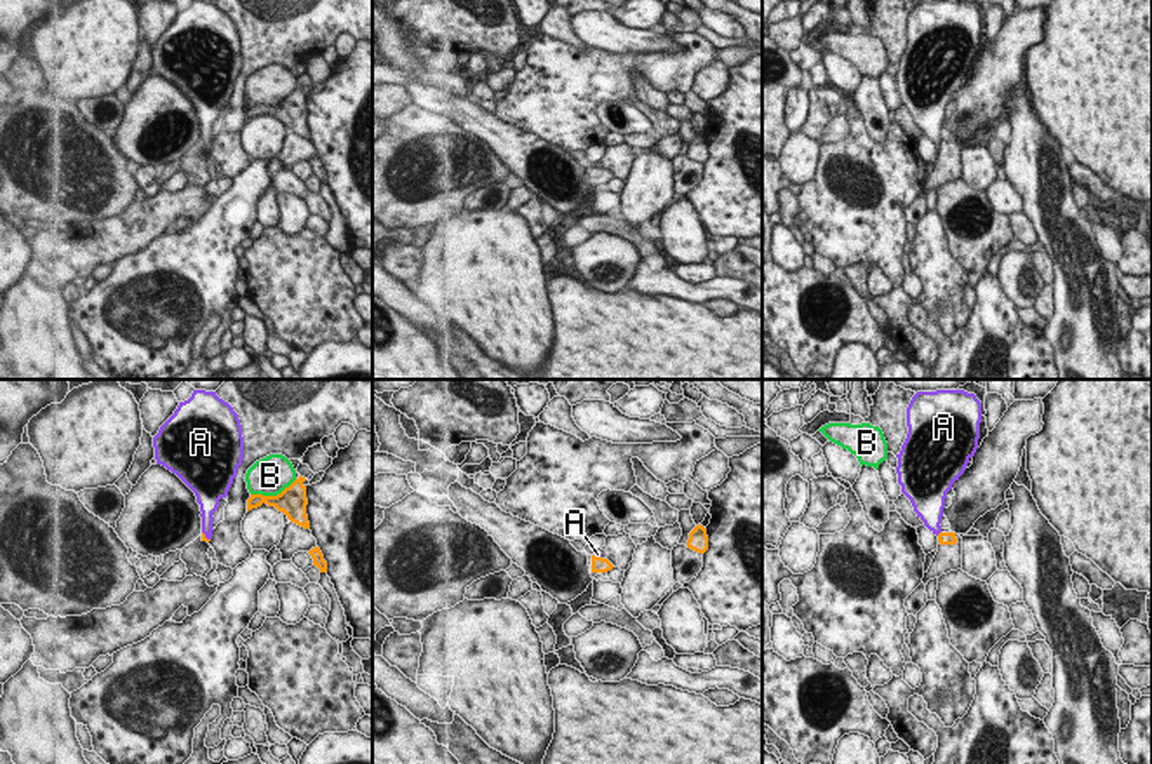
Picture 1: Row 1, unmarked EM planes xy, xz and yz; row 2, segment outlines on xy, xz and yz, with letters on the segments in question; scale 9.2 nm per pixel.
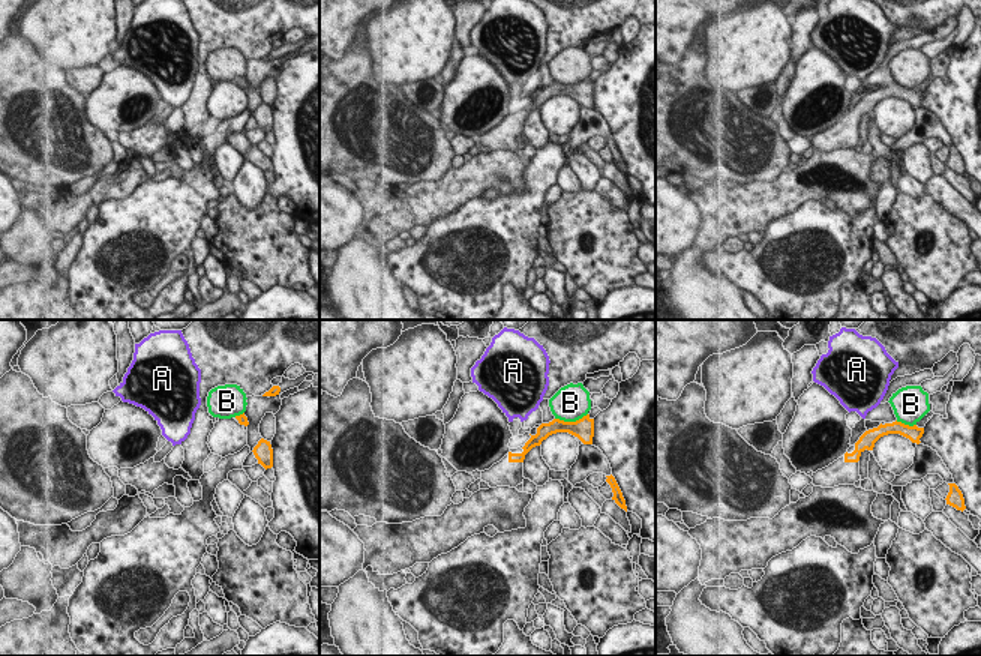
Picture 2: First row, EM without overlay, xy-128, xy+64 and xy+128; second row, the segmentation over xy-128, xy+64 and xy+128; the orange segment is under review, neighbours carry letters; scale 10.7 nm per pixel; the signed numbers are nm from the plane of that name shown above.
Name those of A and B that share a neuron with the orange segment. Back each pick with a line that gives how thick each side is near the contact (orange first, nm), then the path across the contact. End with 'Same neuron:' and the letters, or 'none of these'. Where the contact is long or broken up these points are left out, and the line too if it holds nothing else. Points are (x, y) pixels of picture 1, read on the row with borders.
Same neuron: none of these

